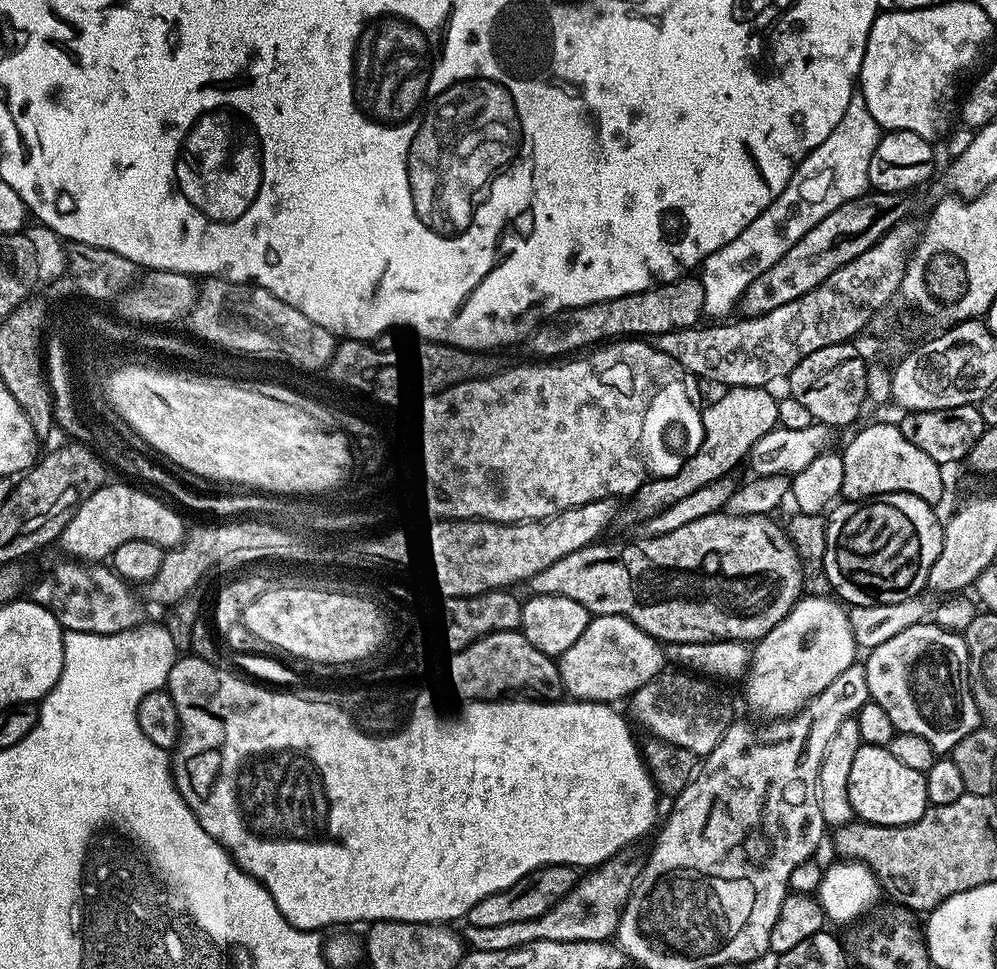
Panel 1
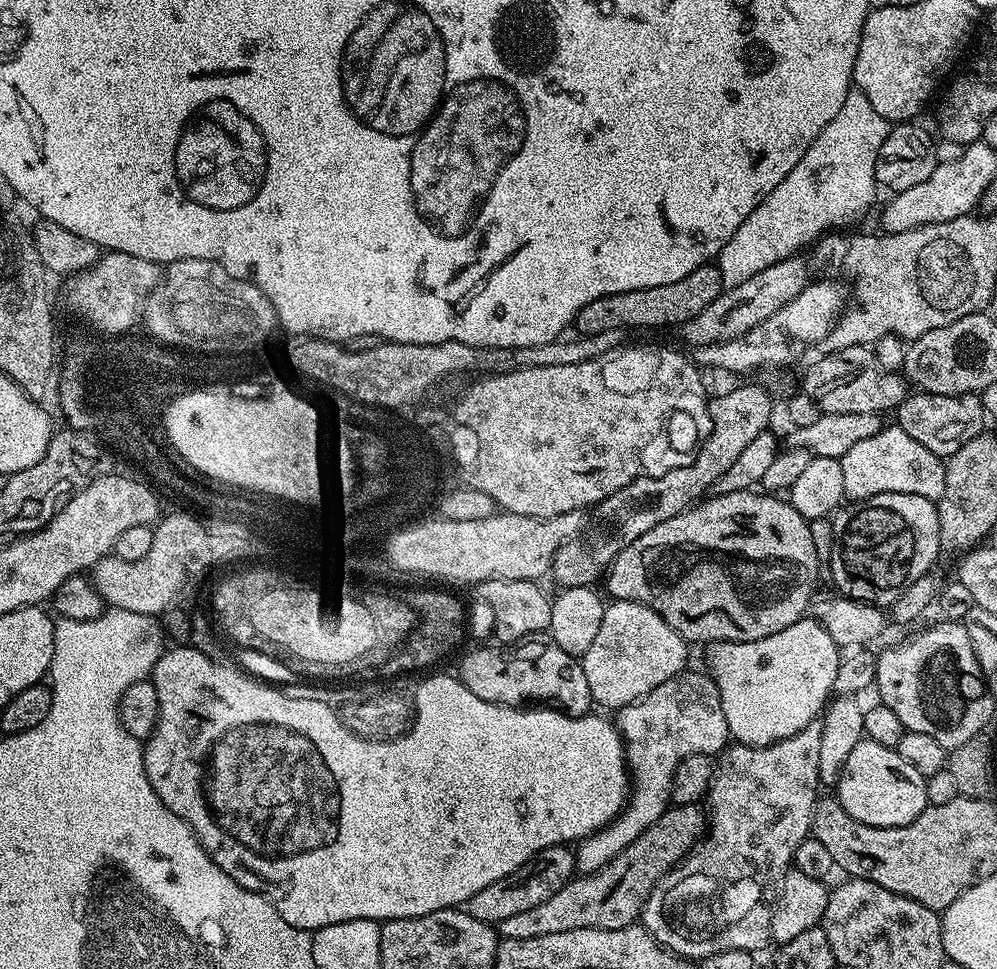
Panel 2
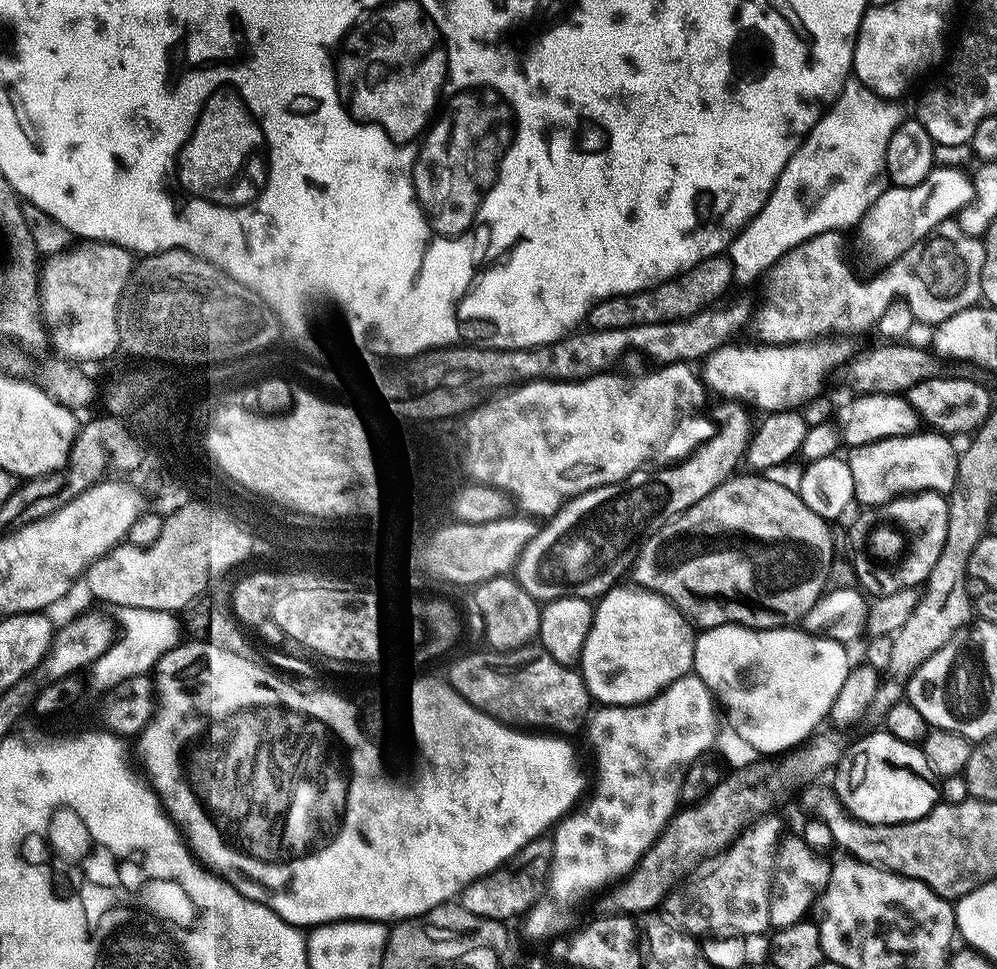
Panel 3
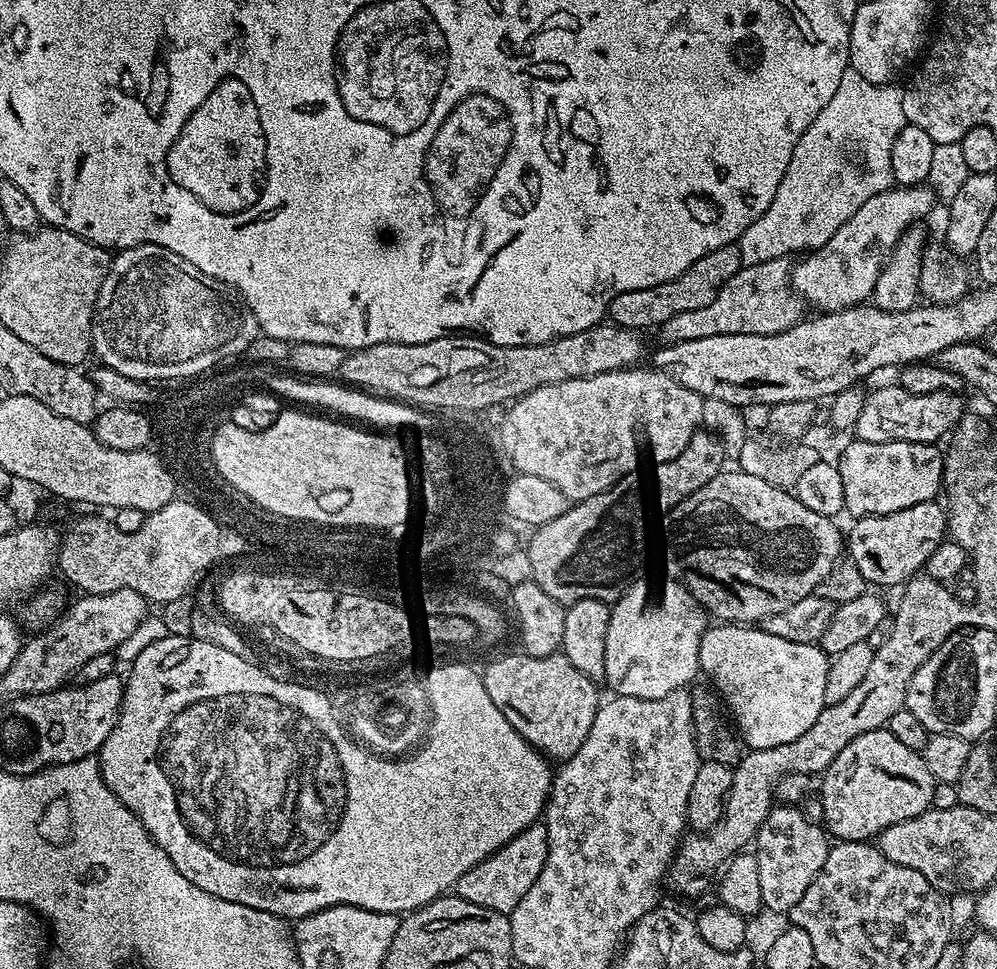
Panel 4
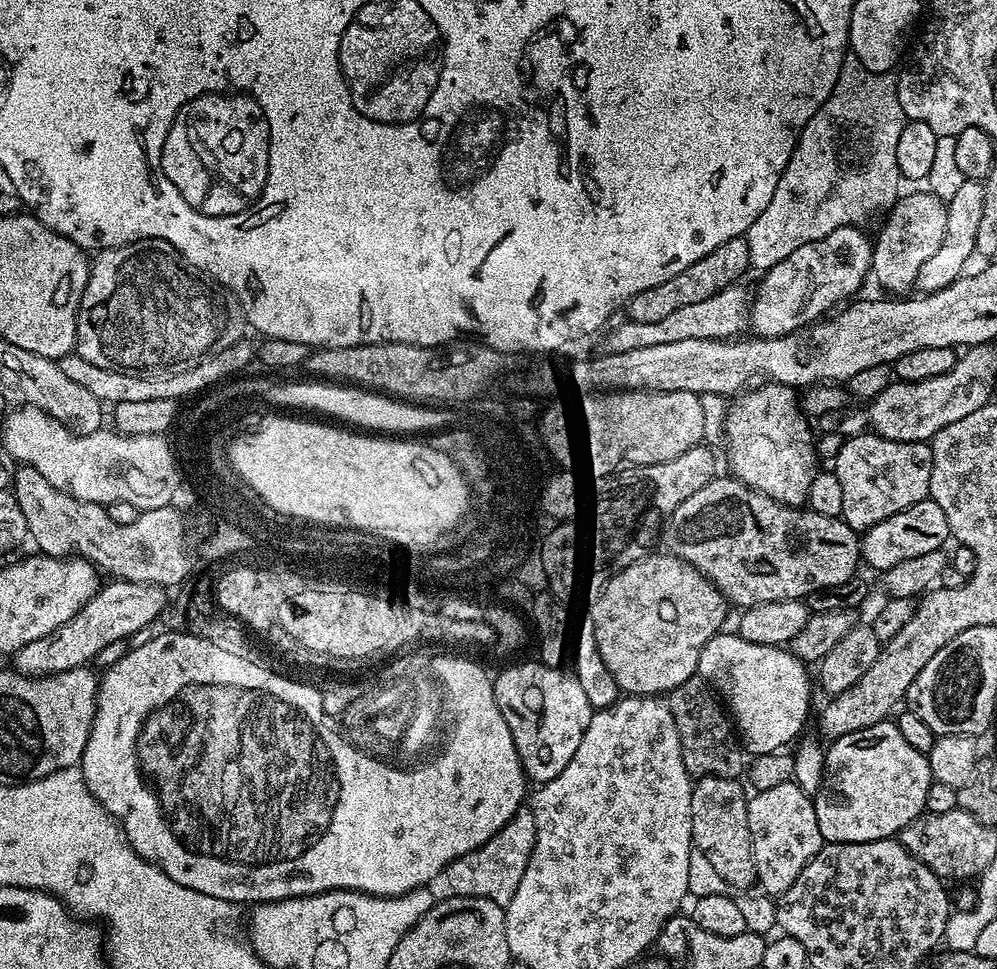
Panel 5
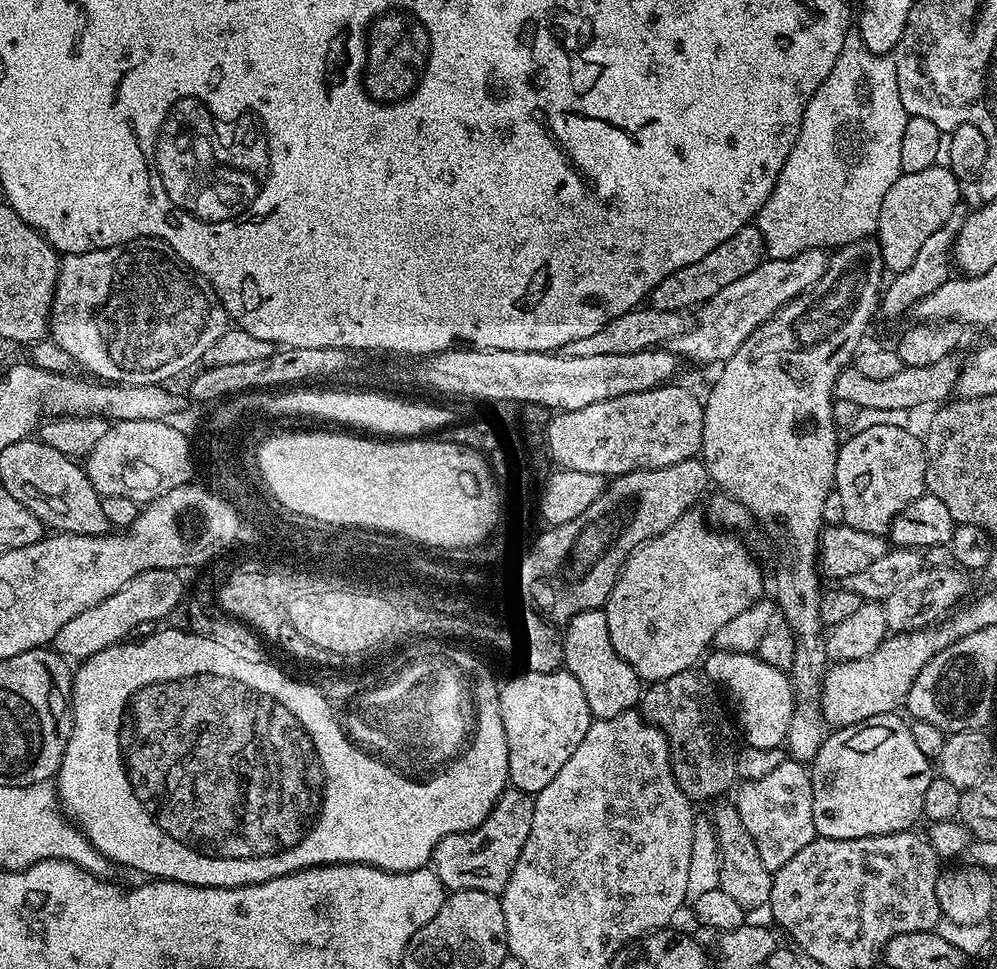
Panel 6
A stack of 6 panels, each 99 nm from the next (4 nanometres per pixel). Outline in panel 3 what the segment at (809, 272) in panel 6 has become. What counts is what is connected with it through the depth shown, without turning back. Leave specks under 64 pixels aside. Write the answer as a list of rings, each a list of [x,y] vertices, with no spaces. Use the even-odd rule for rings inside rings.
[[[933,167],[932,173],[922,182],[918,182],[918,186],[885,188],[874,206],[870,206],[870,210],[866,210],[866,214],[860,219],[860,240],[864,243],[869,258],[880,264],[876,266],[893,264],[903,252],[929,239],[943,220],[951,221],[970,202],[971,197],[972,176],[967,171]]]

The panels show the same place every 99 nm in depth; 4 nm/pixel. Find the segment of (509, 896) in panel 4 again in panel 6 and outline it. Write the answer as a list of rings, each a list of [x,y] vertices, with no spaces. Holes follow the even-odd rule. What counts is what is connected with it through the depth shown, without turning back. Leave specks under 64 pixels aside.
[[[503,806],[492,809],[492,813],[472,832],[450,834],[438,842],[432,851],[431,871],[436,873],[449,893],[462,890],[482,890],[499,894],[516,865],[516,856],[528,837],[528,820],[511,820]]]

